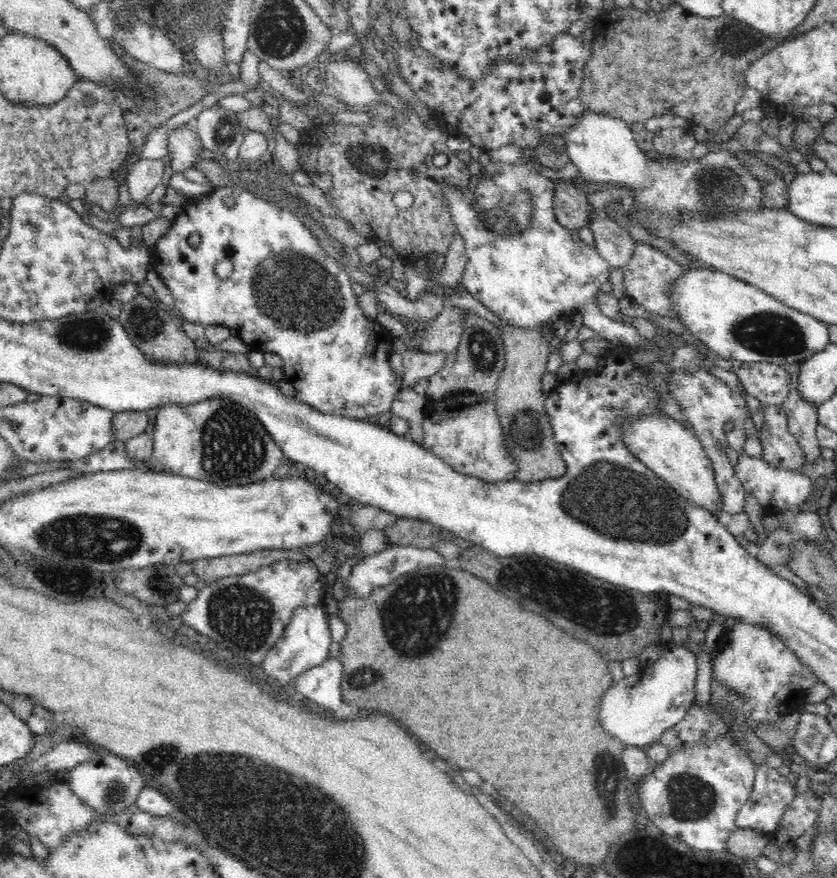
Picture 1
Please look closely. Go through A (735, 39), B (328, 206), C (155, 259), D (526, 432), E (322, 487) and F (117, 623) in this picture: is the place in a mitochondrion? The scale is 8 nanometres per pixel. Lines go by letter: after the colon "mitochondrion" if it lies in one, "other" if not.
A: mitochondrion
B: other
C: other
D: mitochondrion
E: other
F: other

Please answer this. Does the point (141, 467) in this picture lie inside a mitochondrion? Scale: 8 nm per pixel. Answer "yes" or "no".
no

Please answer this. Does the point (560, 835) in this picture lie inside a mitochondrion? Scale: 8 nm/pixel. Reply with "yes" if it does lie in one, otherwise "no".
no

